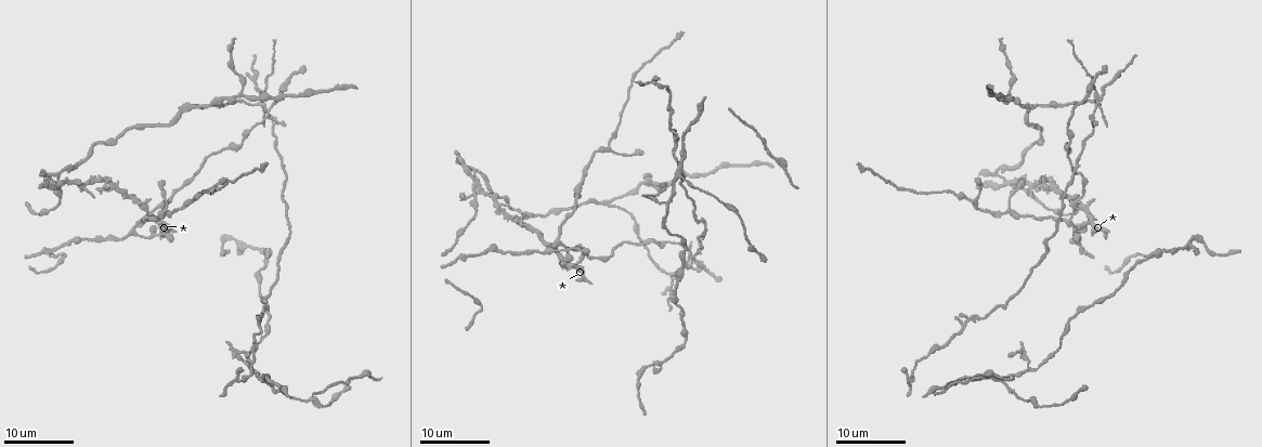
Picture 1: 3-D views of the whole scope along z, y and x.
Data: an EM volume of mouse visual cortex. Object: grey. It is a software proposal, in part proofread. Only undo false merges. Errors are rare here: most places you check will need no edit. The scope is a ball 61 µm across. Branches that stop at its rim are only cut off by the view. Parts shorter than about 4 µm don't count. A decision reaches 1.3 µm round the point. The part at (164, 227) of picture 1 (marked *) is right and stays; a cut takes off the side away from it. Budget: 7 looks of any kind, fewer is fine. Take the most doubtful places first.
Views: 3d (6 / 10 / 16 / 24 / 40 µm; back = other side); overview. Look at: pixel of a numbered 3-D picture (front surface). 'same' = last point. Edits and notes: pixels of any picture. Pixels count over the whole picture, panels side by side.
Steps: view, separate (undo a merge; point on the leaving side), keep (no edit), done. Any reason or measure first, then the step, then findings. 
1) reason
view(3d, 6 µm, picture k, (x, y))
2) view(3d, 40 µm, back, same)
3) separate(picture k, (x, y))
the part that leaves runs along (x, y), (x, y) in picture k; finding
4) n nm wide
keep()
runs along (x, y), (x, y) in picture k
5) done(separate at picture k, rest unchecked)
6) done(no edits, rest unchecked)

view(3d, 16 µm, picture 1, (975, 201))

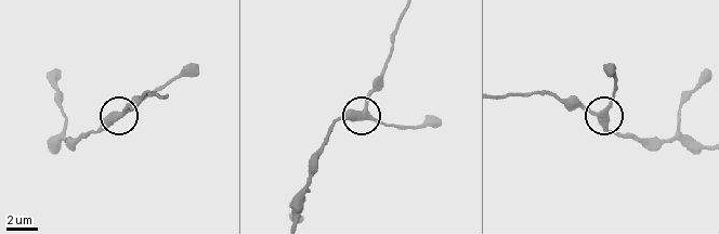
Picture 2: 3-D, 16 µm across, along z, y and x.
view(3d, 10 µm, picture 2, (364, 111))

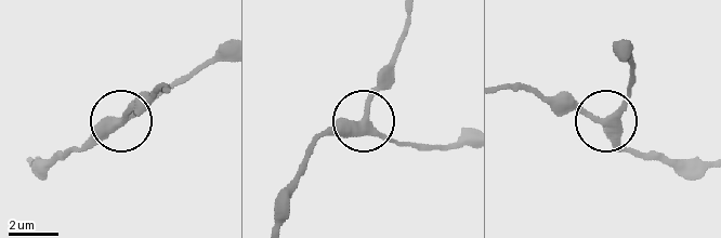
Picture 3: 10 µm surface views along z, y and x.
keep()
runs along (705, 164), (643, 158), (618, 145), (607, 119), (630, 86) in picture 3; continuous, no second cell

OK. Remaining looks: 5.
three-way junction
view(3d, 24 µm, picture 1, (1003, 381))

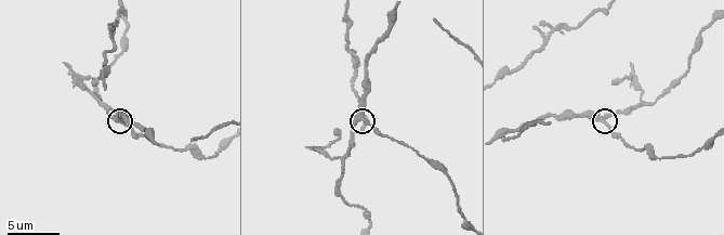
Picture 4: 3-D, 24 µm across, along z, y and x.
view(3d, 10 µm, picture 4, (601, 119))

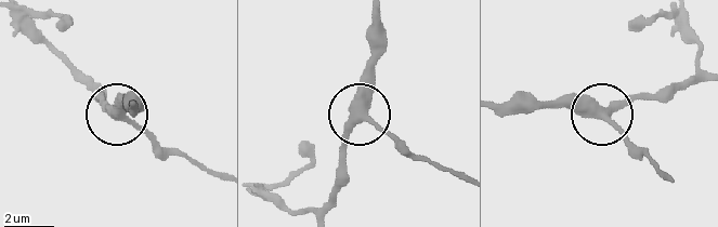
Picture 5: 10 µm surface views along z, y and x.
330 nm wide
keep()
one cell here

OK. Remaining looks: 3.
three-way junction
view(3d, 10 µm, picture 4, (641, 103))

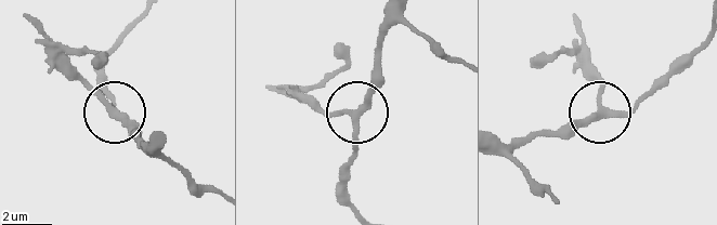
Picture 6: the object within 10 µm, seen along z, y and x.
3 arms
keep()
one cell here

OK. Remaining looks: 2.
branch point
view(3d, 16 µm, picture 1, (476, 191))

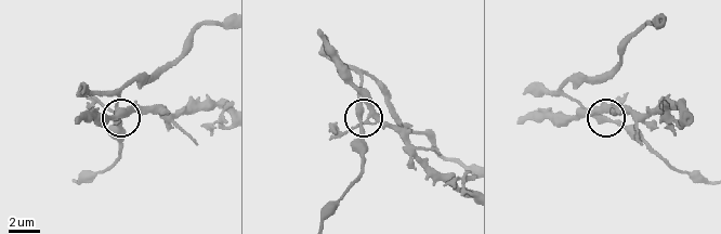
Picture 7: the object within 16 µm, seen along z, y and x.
view(3d, 6 µm, picture 7, (608, 119))

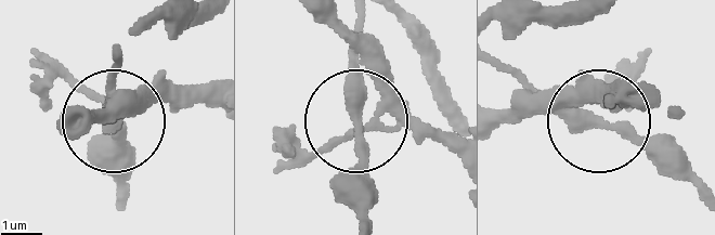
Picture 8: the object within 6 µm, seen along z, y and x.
3 arms
keep()
runs along (452, 147), (359, 119), (359, 220) in picture 8; one cell here

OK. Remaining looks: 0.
done(no edits, rest unchecked)

